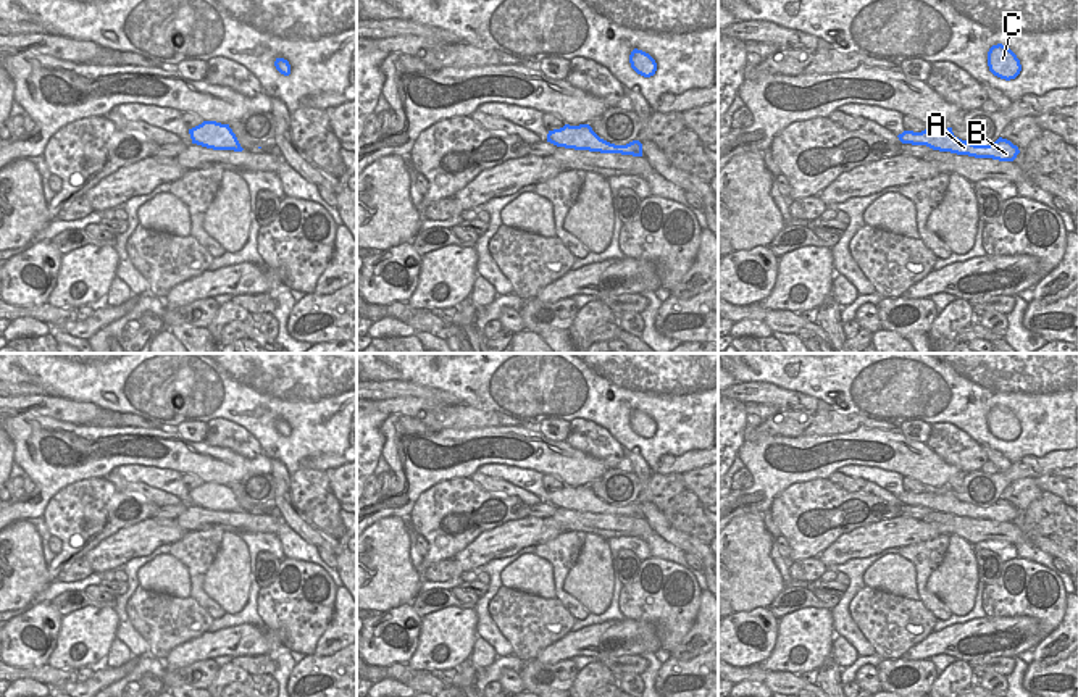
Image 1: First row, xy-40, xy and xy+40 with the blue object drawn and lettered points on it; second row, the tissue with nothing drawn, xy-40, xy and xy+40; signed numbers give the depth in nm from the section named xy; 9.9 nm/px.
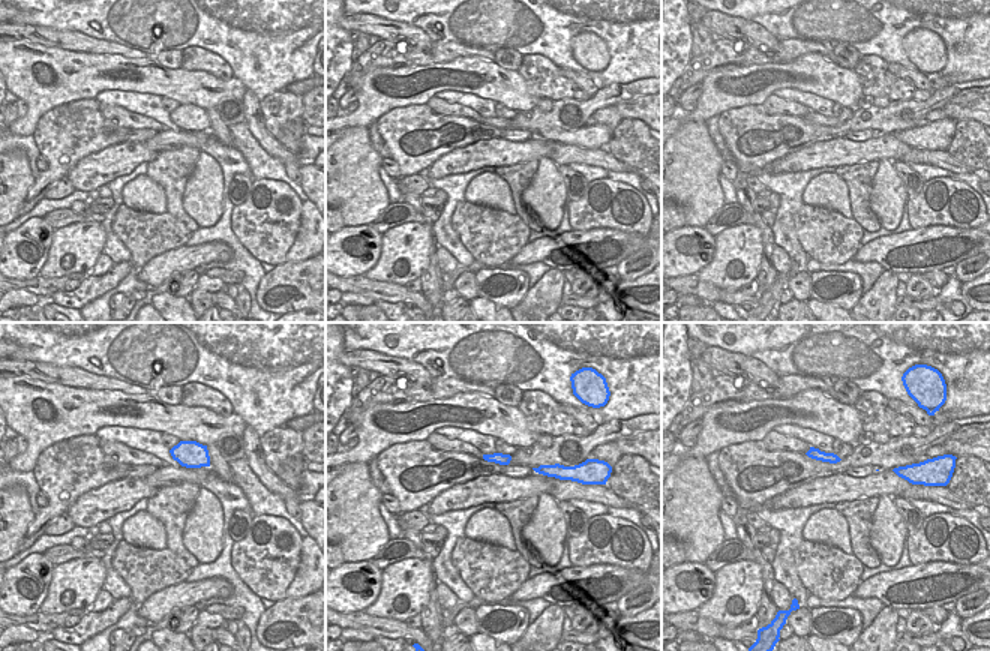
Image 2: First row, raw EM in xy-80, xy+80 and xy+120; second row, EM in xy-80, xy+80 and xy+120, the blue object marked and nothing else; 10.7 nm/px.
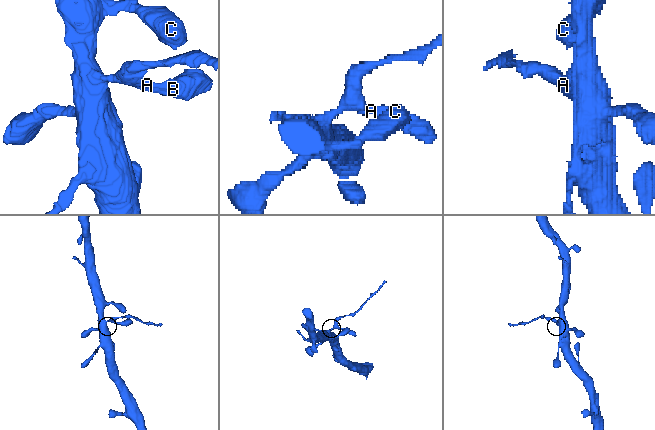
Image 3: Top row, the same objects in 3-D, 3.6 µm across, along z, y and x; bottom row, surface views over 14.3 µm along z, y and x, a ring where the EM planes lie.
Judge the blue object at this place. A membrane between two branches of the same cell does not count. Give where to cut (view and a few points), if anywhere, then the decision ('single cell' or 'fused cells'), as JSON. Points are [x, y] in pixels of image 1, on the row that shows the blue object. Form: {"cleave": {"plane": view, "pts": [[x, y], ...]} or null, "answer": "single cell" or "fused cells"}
{"cleave": {"plane": "xy+40", "pts": [[902, 133], [912, 142]]}, "answer": "fused cells"}

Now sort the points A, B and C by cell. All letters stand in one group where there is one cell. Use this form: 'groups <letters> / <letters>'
groups A B / C

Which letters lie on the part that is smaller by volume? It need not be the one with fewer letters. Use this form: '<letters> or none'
A, B

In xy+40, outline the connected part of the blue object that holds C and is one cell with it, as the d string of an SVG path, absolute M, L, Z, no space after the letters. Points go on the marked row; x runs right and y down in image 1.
M1002 44L992 45L989 48L988 66L994 76L1005 81L1015 79L1022 71L1017 55Z

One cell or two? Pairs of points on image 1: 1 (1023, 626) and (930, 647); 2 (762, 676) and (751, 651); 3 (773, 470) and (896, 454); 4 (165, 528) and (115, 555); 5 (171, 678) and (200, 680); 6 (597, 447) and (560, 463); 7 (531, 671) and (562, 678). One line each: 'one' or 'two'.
1: one
2: two
3: one
4: one
5: one
6: two
7: one

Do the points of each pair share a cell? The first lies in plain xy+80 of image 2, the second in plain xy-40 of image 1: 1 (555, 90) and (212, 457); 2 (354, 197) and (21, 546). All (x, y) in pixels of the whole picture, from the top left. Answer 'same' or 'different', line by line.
1: different
2: same

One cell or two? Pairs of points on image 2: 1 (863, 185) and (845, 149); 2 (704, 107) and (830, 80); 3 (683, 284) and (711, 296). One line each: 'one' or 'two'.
1: two
2: one
3: one

